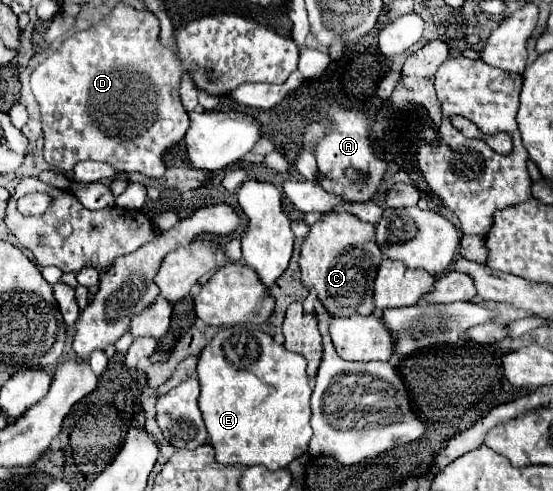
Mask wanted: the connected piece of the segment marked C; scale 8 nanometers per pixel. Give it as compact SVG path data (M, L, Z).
M341 211L323 213L321 219L311 225L309 235L301 245L301 281L317 291L319 301L335 315L371 315L373 305L373 281L383 255L375 243L375 225L361 221L357 215Z

